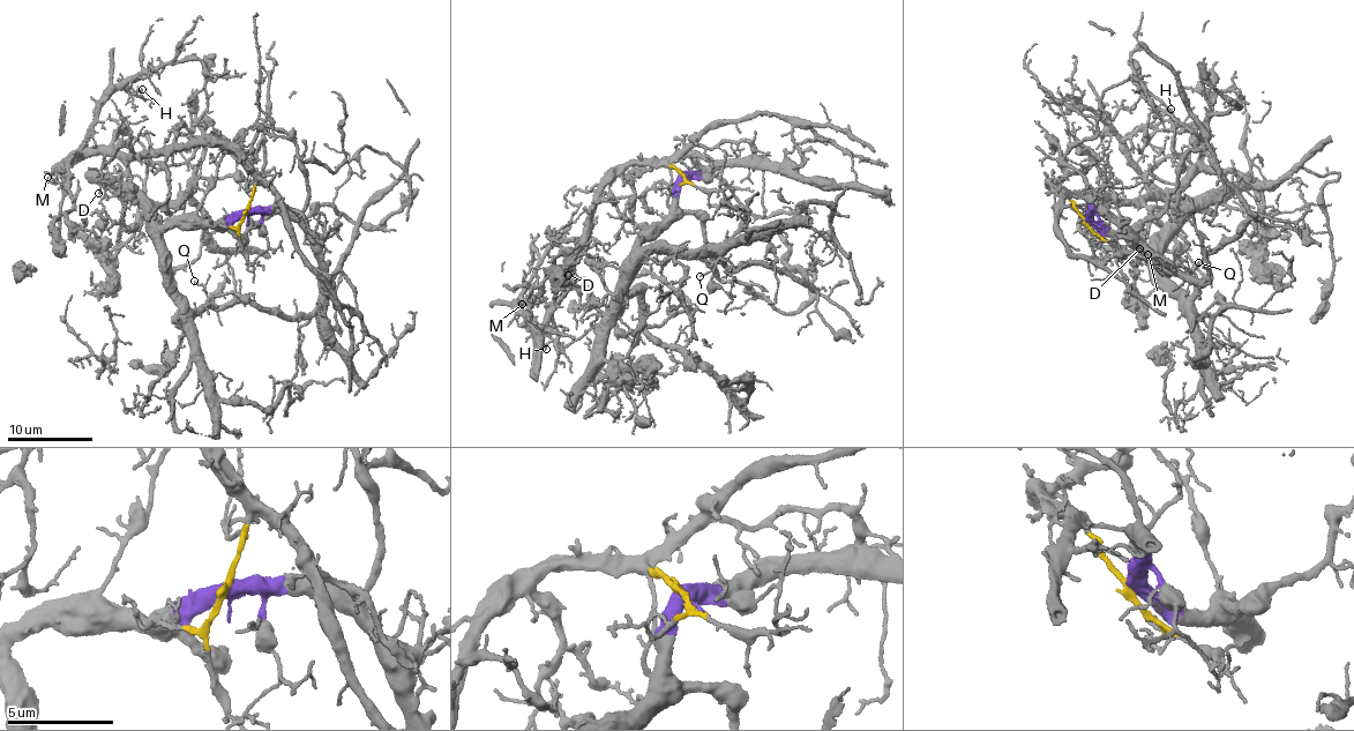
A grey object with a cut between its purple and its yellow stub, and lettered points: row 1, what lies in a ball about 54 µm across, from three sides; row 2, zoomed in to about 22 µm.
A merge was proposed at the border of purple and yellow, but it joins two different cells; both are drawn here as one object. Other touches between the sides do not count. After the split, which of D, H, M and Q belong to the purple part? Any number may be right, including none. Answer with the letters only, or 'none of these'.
Q

